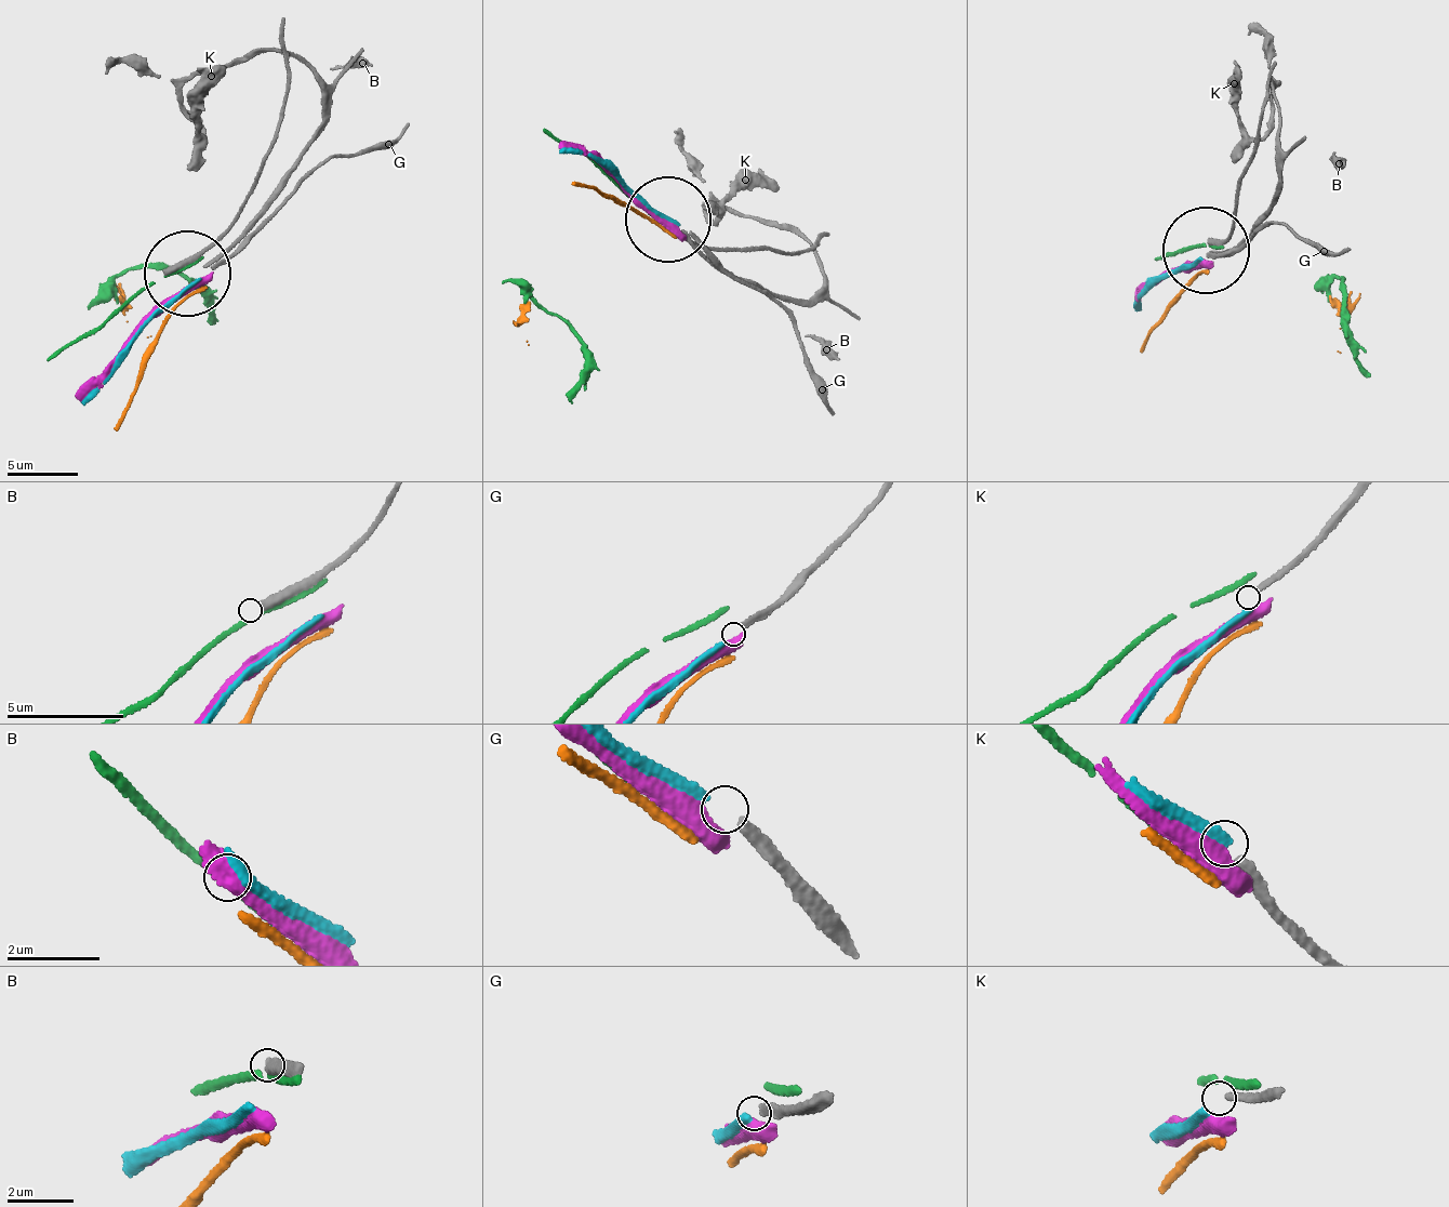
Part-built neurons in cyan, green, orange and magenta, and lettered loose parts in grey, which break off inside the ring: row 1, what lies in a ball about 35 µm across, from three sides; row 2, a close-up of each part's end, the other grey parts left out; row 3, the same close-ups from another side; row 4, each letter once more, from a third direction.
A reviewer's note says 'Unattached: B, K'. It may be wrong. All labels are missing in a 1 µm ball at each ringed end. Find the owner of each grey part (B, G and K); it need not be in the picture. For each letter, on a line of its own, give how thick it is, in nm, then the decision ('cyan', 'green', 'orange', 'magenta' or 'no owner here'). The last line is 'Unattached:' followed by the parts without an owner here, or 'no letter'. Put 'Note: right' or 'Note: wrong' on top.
Note: right
B: 340 nm | no owner here
G: 240 nm | cyan
K: 240 nm | no owner here
Unattached: B, K

